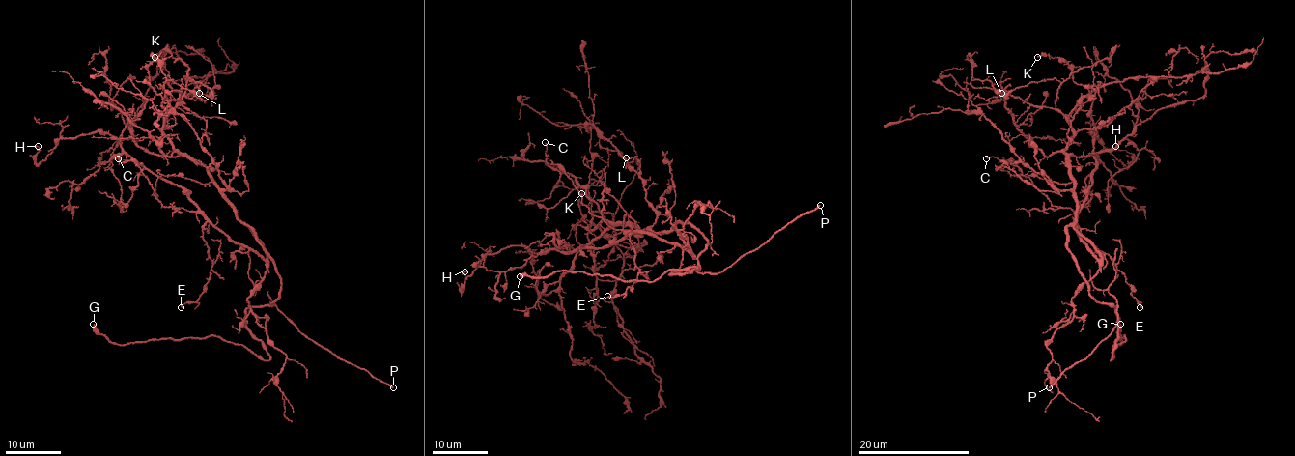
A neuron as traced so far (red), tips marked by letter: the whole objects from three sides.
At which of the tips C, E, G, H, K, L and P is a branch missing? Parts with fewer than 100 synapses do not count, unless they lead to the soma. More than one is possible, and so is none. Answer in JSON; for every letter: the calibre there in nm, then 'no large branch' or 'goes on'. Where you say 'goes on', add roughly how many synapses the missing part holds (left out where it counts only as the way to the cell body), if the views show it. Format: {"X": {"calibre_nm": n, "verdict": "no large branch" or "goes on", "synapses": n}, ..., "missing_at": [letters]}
{"C": {"calibre_nm": 140, "verdict": "no large branch"}, "E": {"calibre_nm": 140, "verdict": "no large branch"}, "G": {"calibre_nm": 400, "verdict": "goes on", "synapses": 160}, "H": {"calibre_nm": 190, "verdict": "no large branch"}, "K": {"calibre_nm": 140, "verdict": "no large branch"}, "L": {"calibre_nm": 160, "verdict": "no large branch"}, "P": {"calibre_nm": 200, "verdict": "goes on"}, "missing_at": ["G", "P"]}

